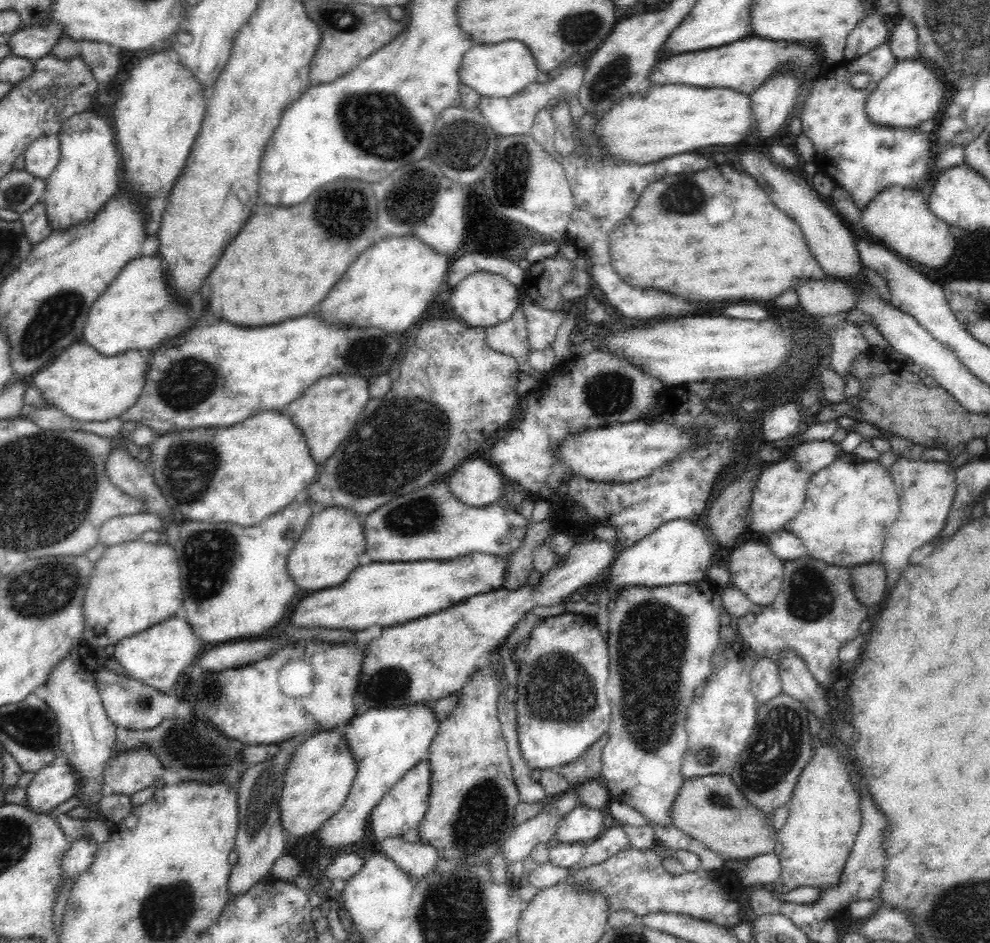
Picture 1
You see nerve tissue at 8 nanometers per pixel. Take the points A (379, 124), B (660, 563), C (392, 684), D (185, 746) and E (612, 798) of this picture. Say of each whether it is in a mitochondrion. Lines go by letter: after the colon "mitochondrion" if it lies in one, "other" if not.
A: mitochondrion
B: other
C: mitochondrion
D: mitochondrion
E: other

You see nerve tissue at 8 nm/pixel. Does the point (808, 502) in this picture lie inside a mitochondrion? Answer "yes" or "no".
no

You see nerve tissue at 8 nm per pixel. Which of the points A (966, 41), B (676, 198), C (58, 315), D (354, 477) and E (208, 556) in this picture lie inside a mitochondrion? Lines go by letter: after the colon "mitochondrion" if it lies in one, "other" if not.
A: mitochondrion
B: mitochondrion
C: mitochondrion
D: mitochondrion
E: mitochondrion

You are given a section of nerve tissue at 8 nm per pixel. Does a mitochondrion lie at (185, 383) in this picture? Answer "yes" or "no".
yes

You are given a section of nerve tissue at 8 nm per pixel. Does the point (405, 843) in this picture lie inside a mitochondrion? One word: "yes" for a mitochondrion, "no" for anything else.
no

